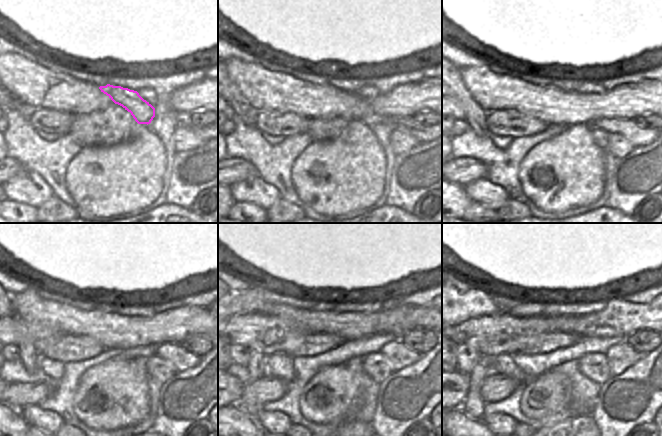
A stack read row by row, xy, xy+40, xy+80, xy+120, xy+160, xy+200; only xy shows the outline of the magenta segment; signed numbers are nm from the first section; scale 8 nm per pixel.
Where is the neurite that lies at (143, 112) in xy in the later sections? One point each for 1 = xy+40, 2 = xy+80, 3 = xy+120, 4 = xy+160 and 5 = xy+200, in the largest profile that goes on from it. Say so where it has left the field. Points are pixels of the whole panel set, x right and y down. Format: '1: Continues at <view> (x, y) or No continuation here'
1: Continues at xy+40 (368, 120)
2: Continues at xy+80 (638, 136)
3: Continues at xy+120 (183, 360)
4: Continues at xy+160 (400, 356)
5: Continues at xy+200 (620, 356)

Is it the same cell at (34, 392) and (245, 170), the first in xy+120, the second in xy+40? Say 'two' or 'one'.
one

